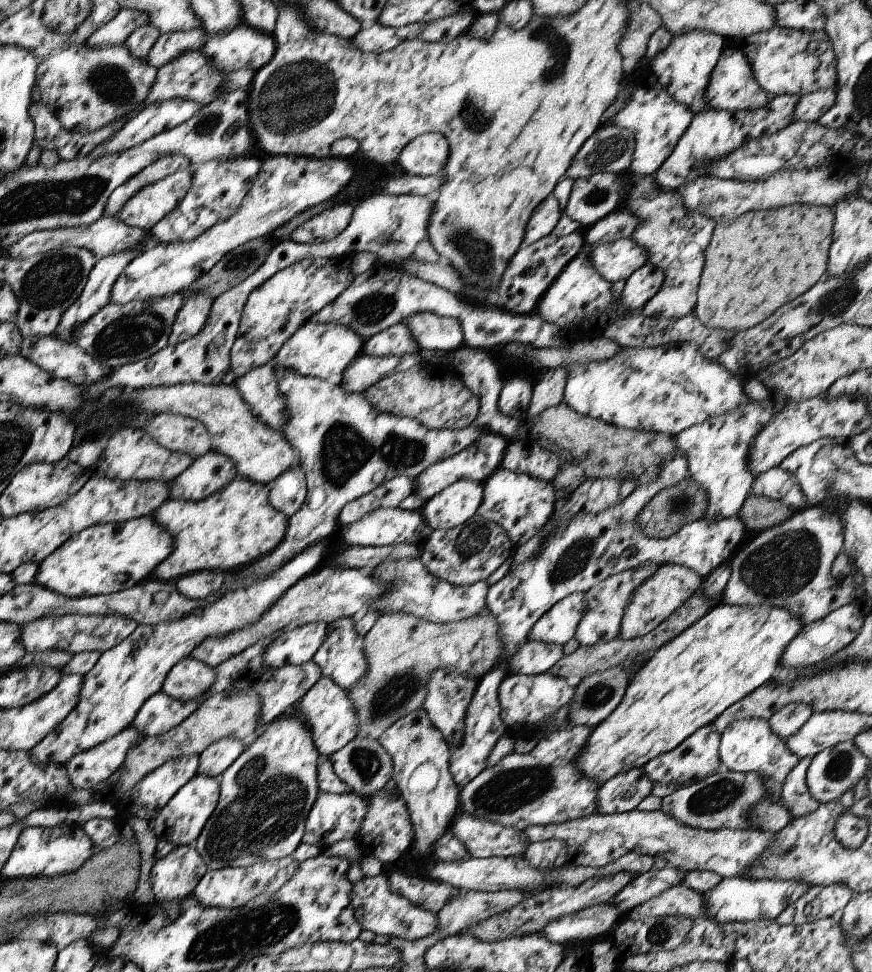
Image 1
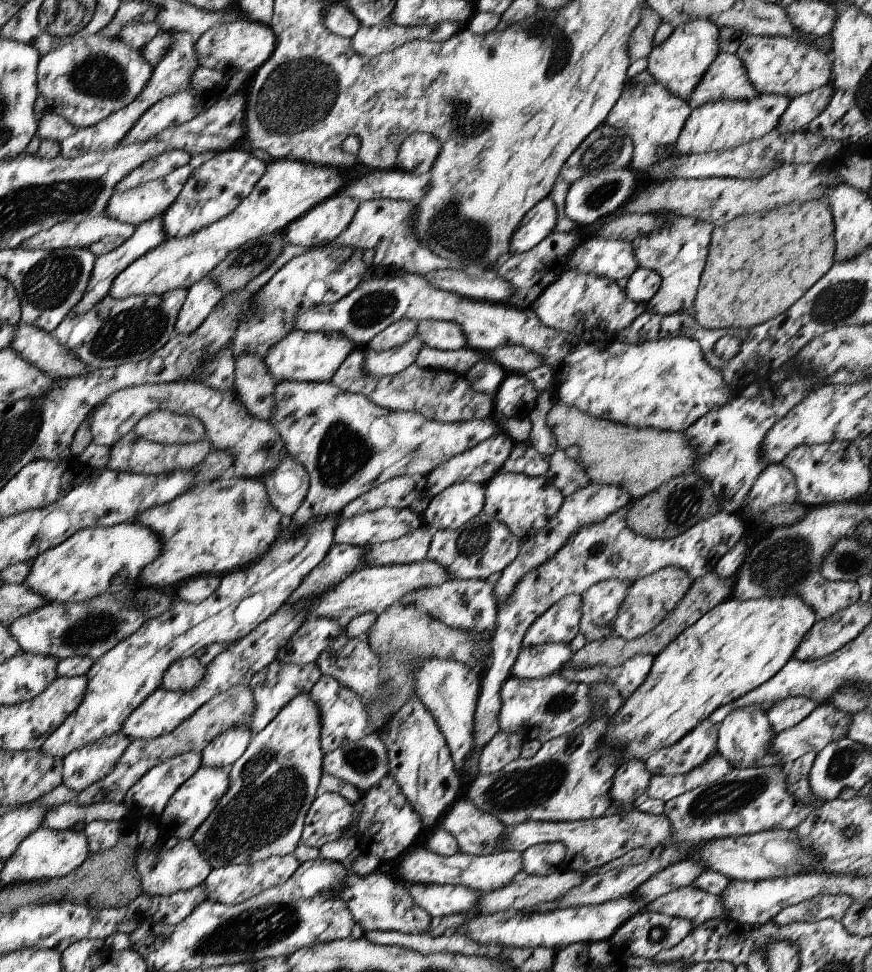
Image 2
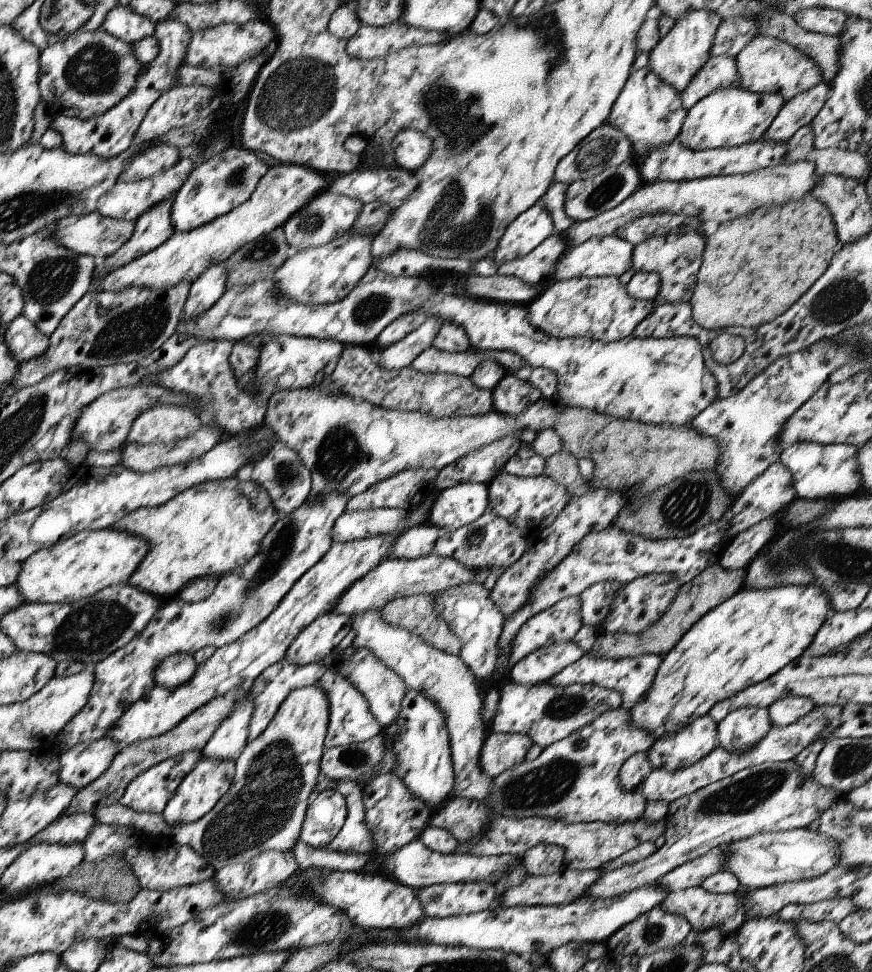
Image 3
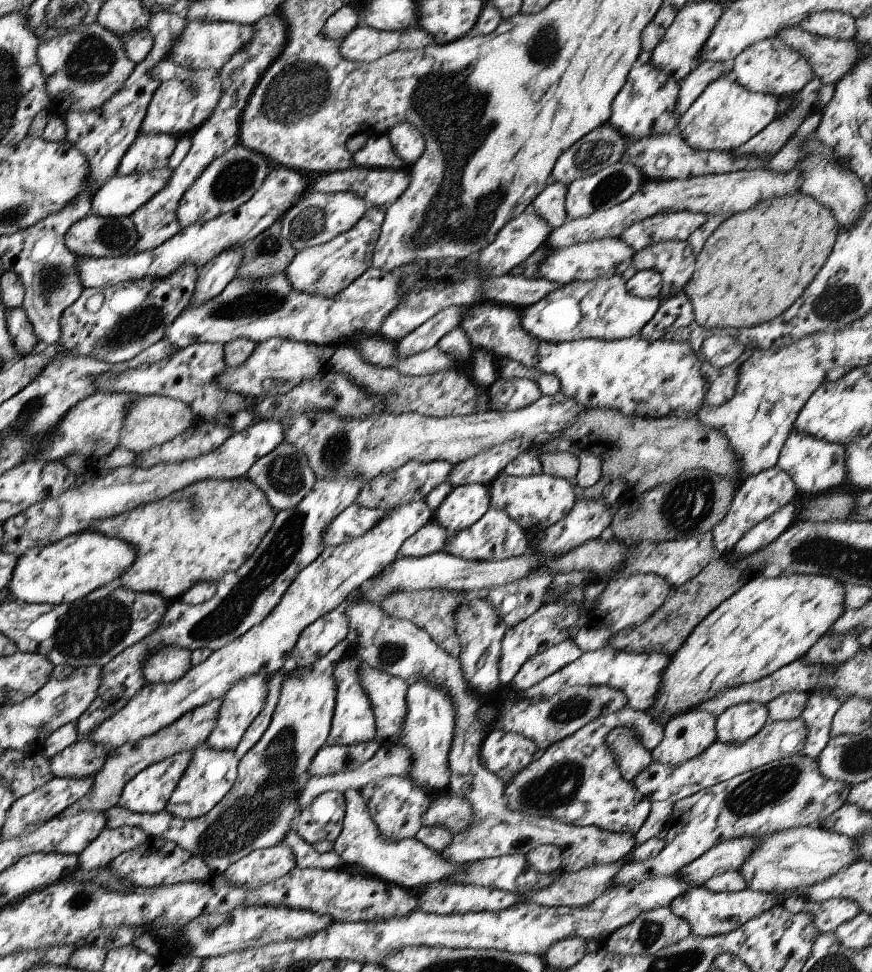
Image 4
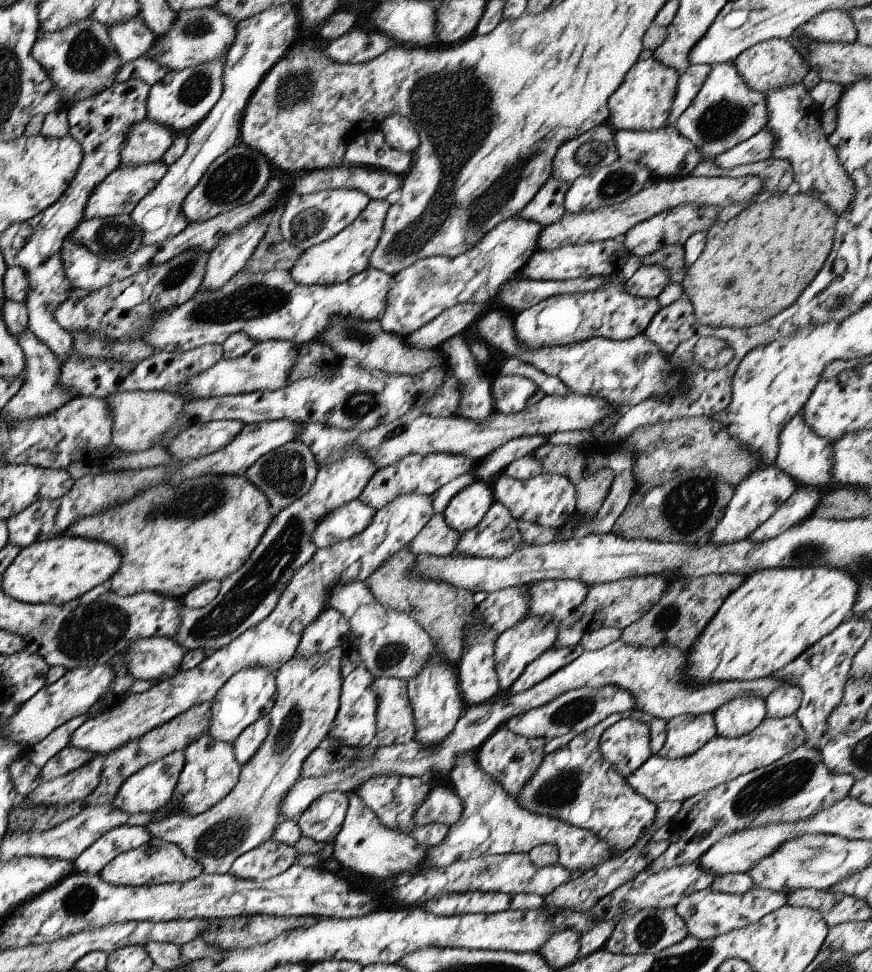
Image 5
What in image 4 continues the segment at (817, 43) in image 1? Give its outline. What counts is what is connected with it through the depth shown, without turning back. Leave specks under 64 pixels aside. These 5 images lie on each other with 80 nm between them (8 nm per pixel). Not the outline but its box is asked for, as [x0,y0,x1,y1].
[729,37,813,98]

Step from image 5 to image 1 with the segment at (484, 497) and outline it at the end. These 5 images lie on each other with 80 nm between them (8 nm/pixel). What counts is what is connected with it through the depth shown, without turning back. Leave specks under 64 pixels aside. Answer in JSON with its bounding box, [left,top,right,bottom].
[419,479,482,531]

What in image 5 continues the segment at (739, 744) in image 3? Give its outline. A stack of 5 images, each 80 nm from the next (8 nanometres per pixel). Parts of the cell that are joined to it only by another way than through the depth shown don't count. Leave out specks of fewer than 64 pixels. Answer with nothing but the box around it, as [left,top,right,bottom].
[712,697,765,739]

